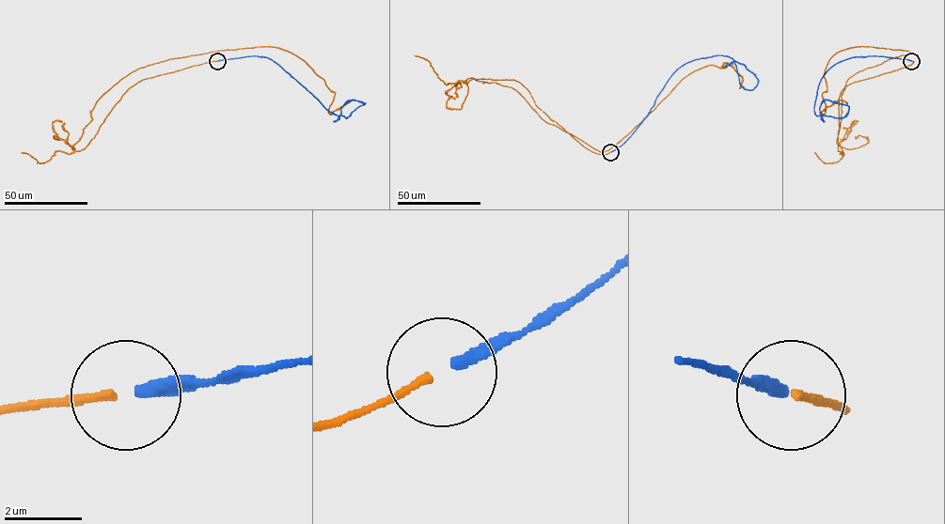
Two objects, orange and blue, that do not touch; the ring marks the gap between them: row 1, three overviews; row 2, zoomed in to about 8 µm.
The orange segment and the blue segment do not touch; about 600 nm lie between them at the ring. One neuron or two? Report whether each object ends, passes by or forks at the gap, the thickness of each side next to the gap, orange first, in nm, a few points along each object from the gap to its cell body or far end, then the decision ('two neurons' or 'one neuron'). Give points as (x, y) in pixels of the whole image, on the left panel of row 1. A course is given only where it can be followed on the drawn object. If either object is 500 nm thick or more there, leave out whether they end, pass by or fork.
orange ends there; blue ends there; 200 nm thick on the orange side, 320 nm on the other; orange runs (217, 61), (131, 86), (71, 148), (131, 72), (214, 51), (279, 48), (335, 93), (330, 114), (346, 104); blue runs (217, 61), (247, 56), (268, 57), (338, 115), (346, 117), (364, 105); one neuron

